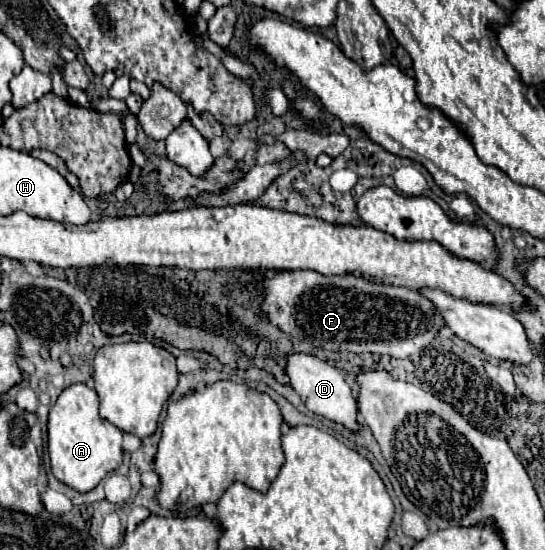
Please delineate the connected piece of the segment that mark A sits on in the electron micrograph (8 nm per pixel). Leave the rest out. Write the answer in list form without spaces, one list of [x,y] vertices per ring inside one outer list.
[[[85,383],[69,385],[49,411],[47,423],[47,449],[53,475],[67,487],[87,493],[99,485],[99,481],[121,465],[123,433],[109,421],[99,417],[99,399]]]

